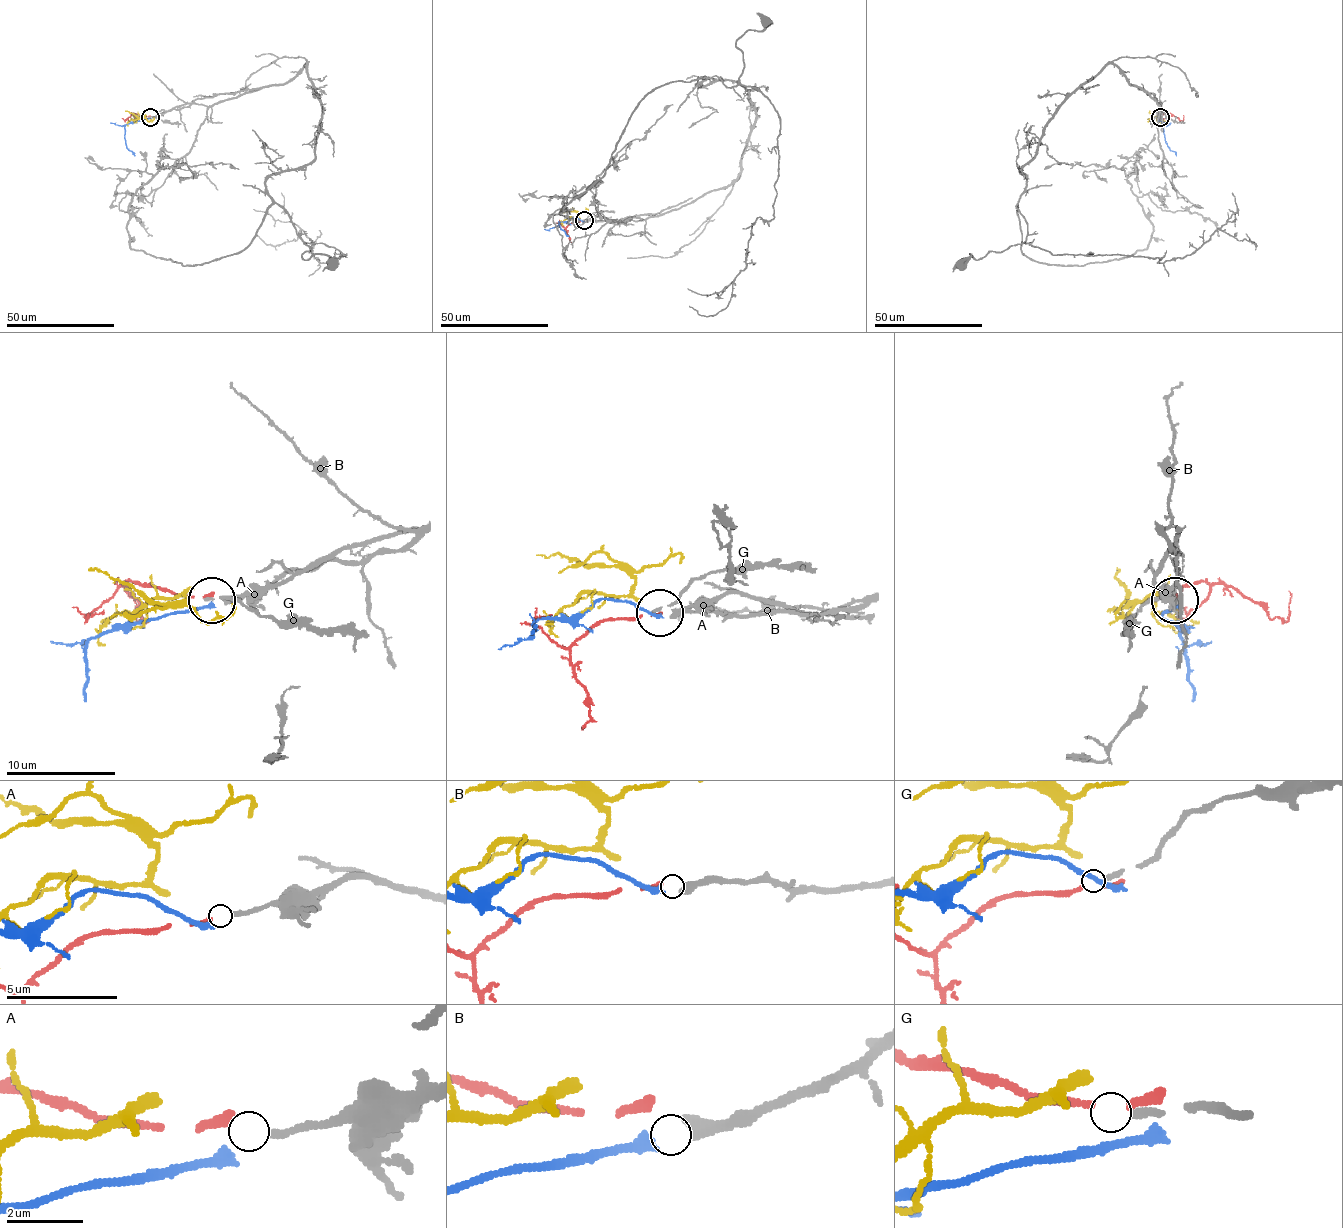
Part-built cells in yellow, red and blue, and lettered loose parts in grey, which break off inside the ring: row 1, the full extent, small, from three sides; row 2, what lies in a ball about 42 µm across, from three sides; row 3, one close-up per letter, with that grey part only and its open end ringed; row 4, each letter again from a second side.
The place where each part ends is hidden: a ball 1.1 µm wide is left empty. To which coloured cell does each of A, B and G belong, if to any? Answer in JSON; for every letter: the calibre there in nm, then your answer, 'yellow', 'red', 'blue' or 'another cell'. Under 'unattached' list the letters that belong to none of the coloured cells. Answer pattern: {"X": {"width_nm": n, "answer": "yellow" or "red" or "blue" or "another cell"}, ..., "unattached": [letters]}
{"A": {"width_nm": 200, "answer": "red"}, "B": {"width_nm": 360, "answer": "blue"}, "G": {"width_nm": 200, "answer": "another cell"}, "unattached": ["G"]}

